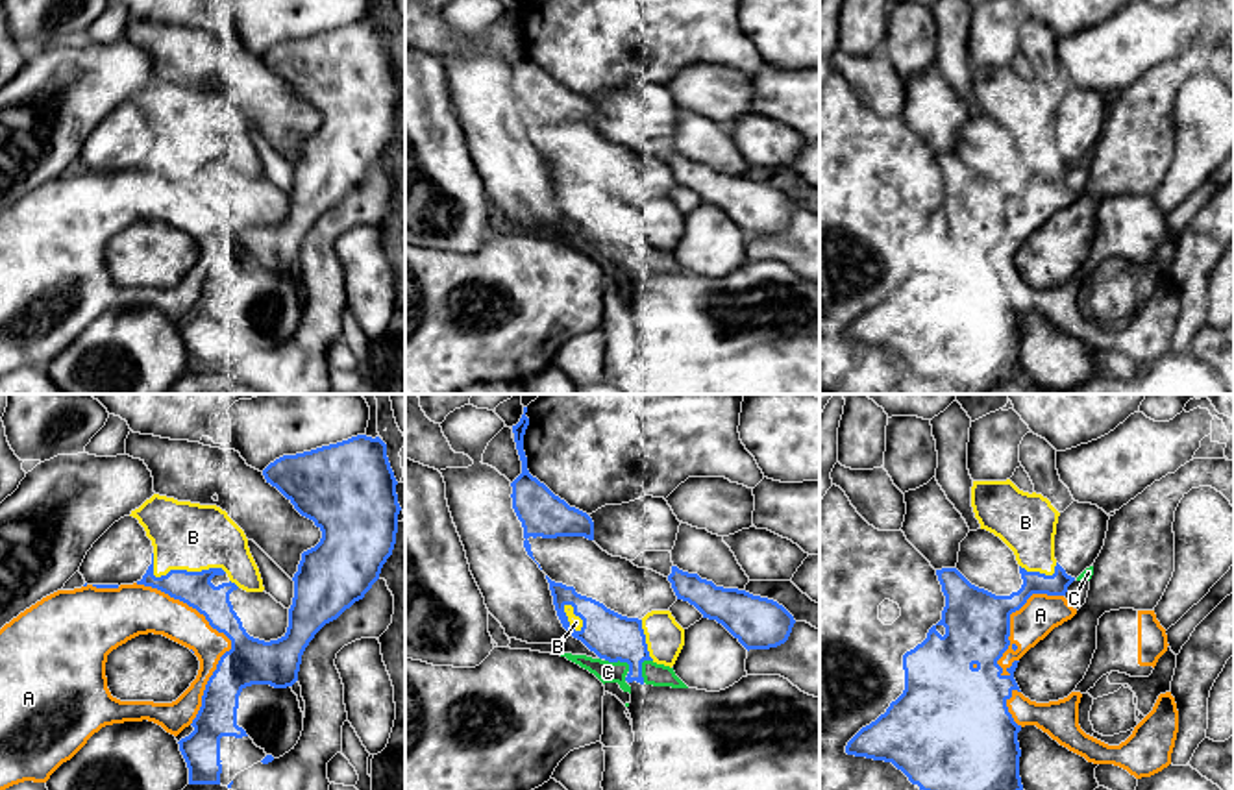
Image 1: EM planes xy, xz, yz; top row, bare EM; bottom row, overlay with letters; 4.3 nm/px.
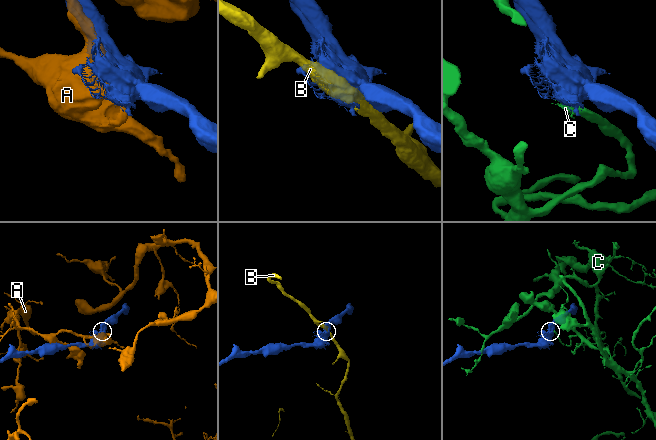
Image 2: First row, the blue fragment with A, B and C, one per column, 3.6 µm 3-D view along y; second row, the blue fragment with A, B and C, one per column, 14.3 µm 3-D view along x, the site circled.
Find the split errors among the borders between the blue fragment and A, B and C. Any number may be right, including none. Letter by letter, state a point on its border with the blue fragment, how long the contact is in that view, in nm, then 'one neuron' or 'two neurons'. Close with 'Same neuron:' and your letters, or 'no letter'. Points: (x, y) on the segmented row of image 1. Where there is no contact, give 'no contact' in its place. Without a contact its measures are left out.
A: meets blue in xy at (224, 633); contact 650 nm long; two neurons
B: meets blue in xy at (180, 570); contact 340 nm long; two neurons
C: meets blue in xz at (620, 661); contact 120 nm long; two neurons
Same neuron: no letter

